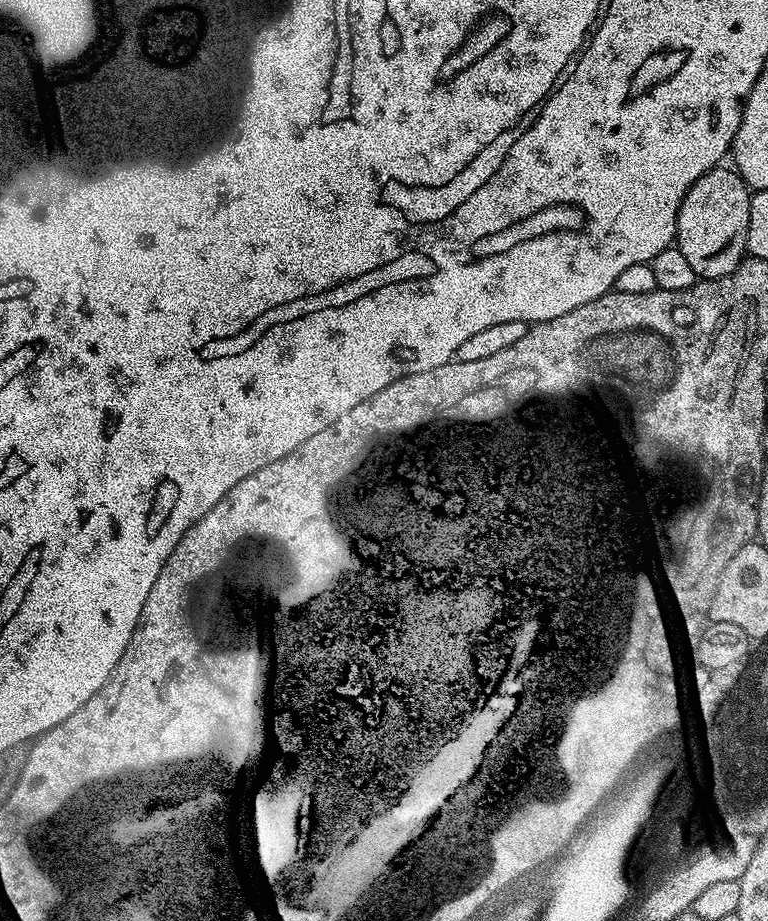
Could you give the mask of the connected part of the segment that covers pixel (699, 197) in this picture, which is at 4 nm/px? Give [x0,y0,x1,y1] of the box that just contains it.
[675,166,752,280]

